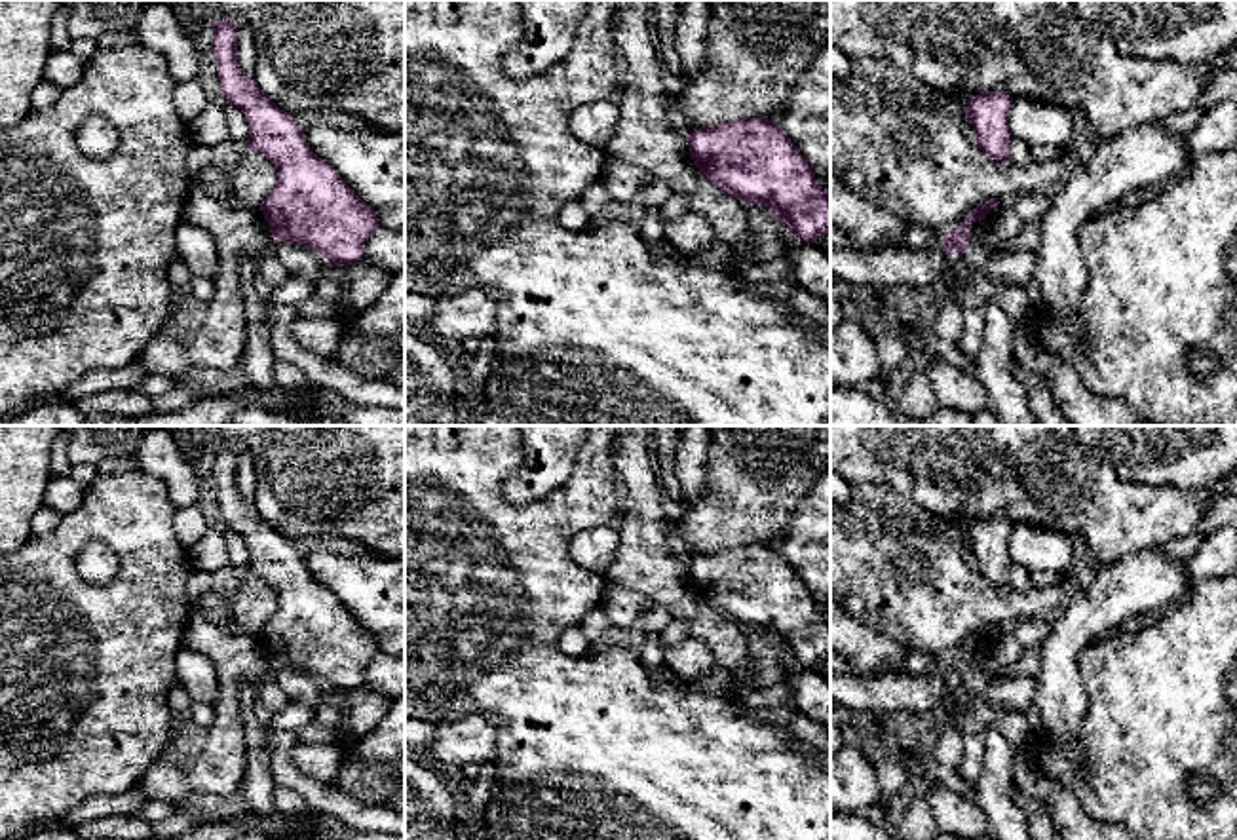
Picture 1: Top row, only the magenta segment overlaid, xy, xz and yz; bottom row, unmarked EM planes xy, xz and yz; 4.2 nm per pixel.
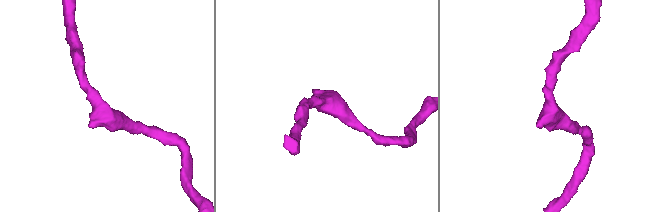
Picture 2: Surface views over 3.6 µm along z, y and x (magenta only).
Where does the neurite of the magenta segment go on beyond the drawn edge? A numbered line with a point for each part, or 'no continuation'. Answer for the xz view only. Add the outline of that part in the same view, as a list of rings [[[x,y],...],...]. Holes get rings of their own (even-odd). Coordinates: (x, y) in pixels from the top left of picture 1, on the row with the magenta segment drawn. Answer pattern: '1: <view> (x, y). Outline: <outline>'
no continuation

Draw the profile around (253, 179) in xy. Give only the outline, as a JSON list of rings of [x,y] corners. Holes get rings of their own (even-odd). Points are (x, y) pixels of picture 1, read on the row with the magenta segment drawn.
[[[245,148],[228,175],[228,190],[238,203],[260,207],[277,181],[276,165],[262,154]]]

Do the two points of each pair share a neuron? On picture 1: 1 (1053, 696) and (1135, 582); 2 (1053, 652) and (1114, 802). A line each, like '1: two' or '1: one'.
1: one
2: two

